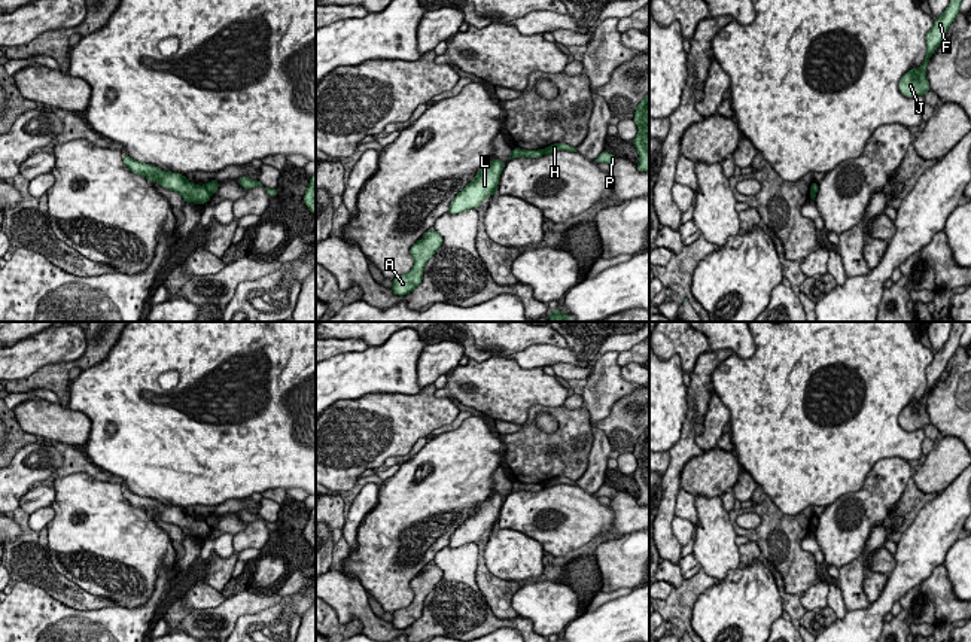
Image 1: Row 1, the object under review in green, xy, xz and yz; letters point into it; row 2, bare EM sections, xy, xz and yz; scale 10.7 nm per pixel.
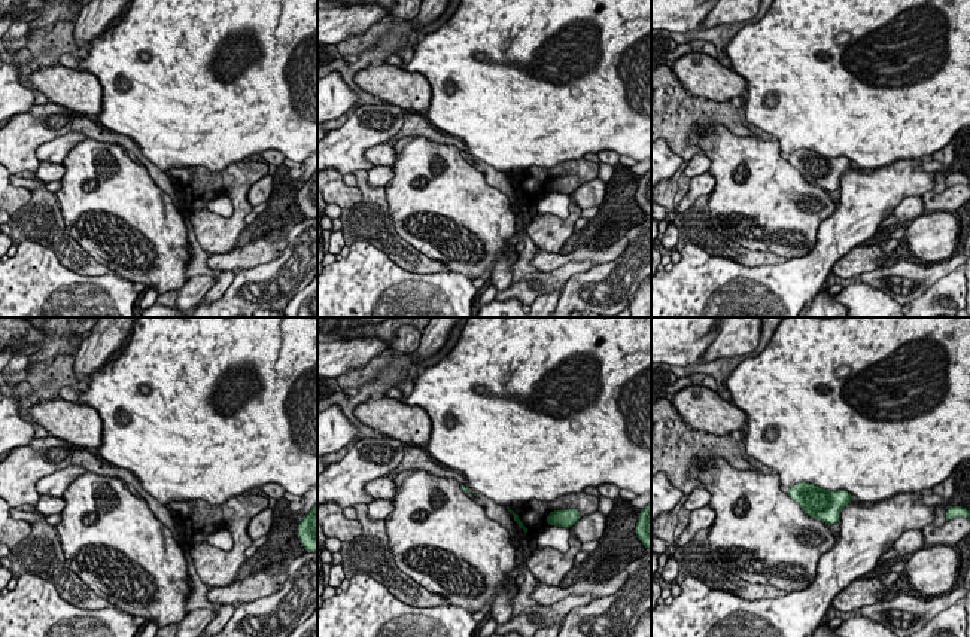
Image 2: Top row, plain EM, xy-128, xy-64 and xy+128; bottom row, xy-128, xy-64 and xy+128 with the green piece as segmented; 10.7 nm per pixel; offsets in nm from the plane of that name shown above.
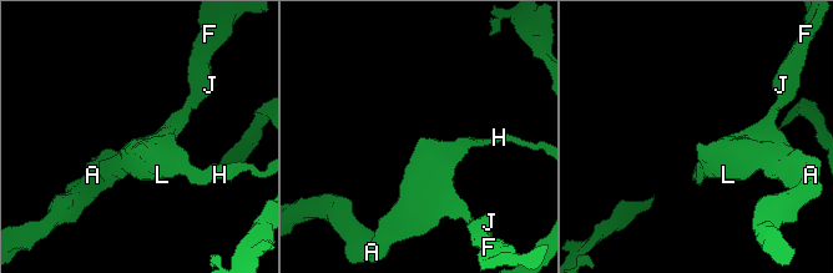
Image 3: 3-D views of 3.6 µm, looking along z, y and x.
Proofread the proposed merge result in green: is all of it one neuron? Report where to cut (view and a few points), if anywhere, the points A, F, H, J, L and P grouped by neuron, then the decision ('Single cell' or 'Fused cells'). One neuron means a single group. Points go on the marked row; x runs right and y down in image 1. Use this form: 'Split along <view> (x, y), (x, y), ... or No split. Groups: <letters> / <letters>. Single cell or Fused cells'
Split along xy (203, 186), (210, 194). Groups: A F J L / H P. Fused cells

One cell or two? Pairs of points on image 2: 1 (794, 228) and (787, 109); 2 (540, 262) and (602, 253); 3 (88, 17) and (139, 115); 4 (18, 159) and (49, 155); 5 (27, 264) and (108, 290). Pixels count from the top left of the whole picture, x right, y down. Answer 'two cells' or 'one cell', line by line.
1: two cells
2: one cell
3: two cells
4: two cells
5: one cell

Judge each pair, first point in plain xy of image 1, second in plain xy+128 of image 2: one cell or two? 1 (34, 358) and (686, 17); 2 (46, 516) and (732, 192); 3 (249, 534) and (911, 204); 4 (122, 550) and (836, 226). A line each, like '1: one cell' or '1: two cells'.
1: two cells
2: two cells
3: one cell
4: two cells

